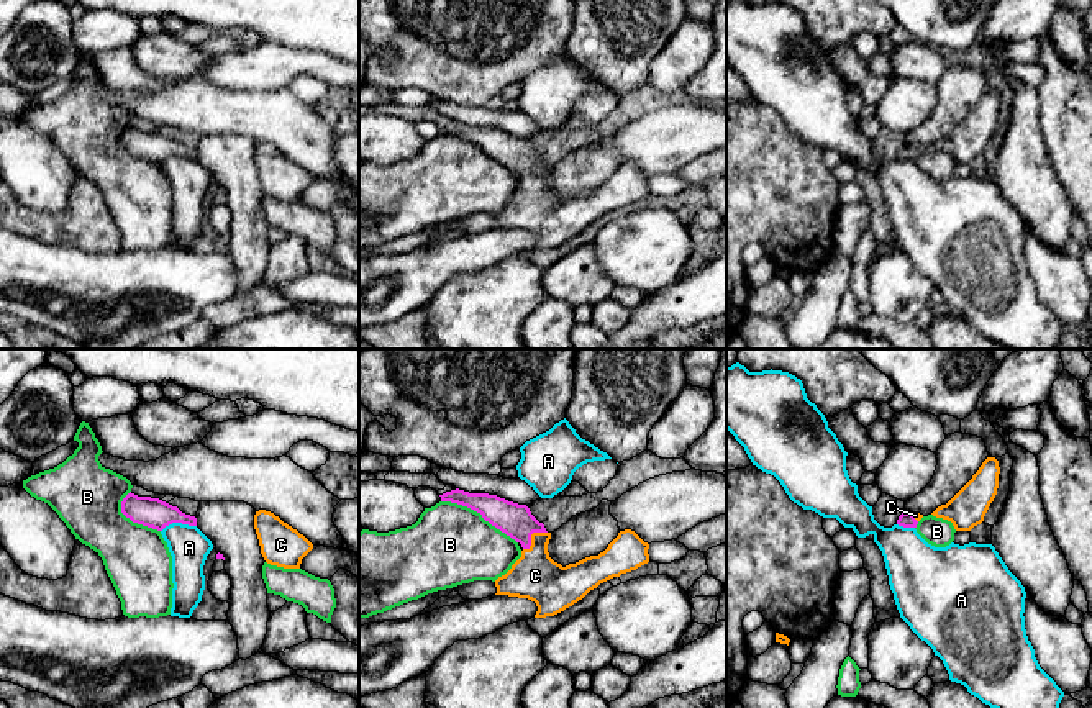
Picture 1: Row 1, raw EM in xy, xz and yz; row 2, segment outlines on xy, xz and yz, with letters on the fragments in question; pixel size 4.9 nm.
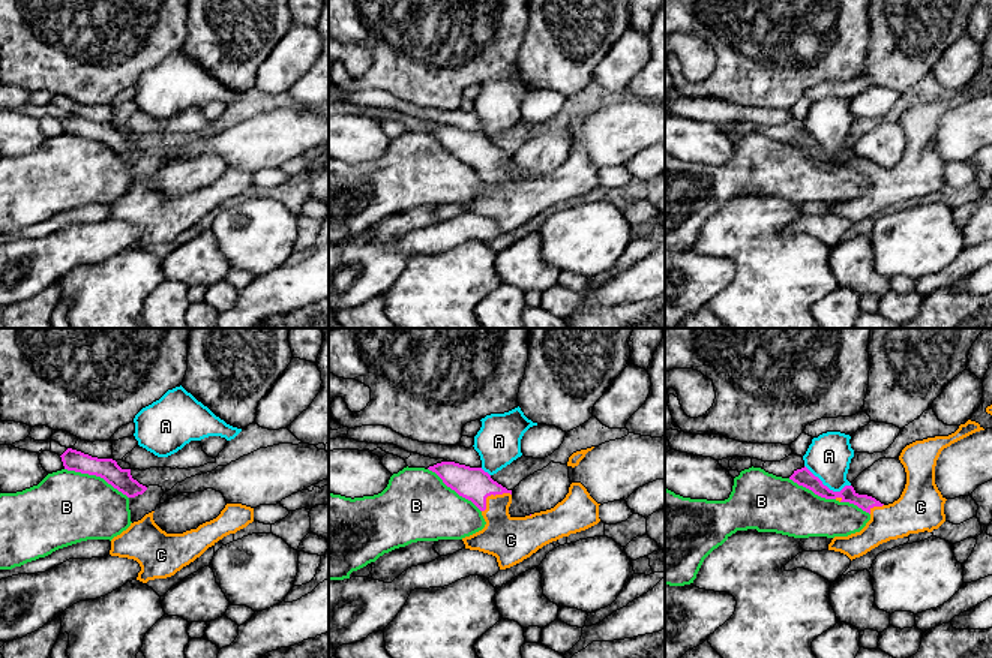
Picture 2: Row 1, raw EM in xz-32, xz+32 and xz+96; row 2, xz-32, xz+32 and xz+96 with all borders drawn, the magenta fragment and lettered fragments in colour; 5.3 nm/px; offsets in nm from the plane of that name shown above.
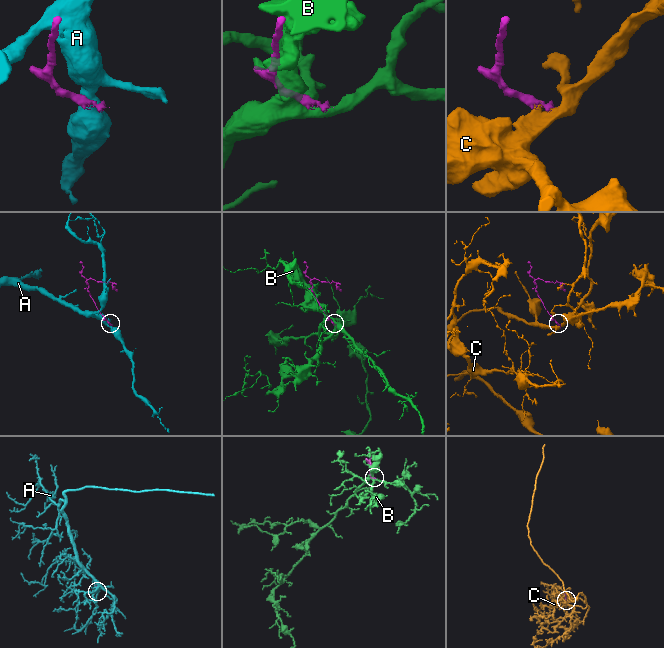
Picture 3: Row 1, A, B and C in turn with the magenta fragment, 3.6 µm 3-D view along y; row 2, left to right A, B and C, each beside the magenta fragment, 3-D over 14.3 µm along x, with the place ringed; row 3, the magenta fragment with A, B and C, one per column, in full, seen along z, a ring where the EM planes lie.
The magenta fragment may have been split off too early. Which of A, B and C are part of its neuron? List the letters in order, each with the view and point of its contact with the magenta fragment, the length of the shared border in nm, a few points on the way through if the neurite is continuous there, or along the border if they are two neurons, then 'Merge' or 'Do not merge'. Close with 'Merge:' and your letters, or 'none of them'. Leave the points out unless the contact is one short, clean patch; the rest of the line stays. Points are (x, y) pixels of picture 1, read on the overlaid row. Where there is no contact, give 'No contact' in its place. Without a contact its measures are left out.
A: Touches magenta at xy (177, 521). Shared border 180 nm. Boundary: xy (195, 525), (169, 523), (161, 531). Do not merge
B: Touches magenta at xz (479, 512). Shared border 440 nm. Do not merge
C: Touches magenta at xz (530, 536). Shared border 150 nm. Path across: xz (517, 521), (530, 536), (535, 576). Merge
Merge: C

